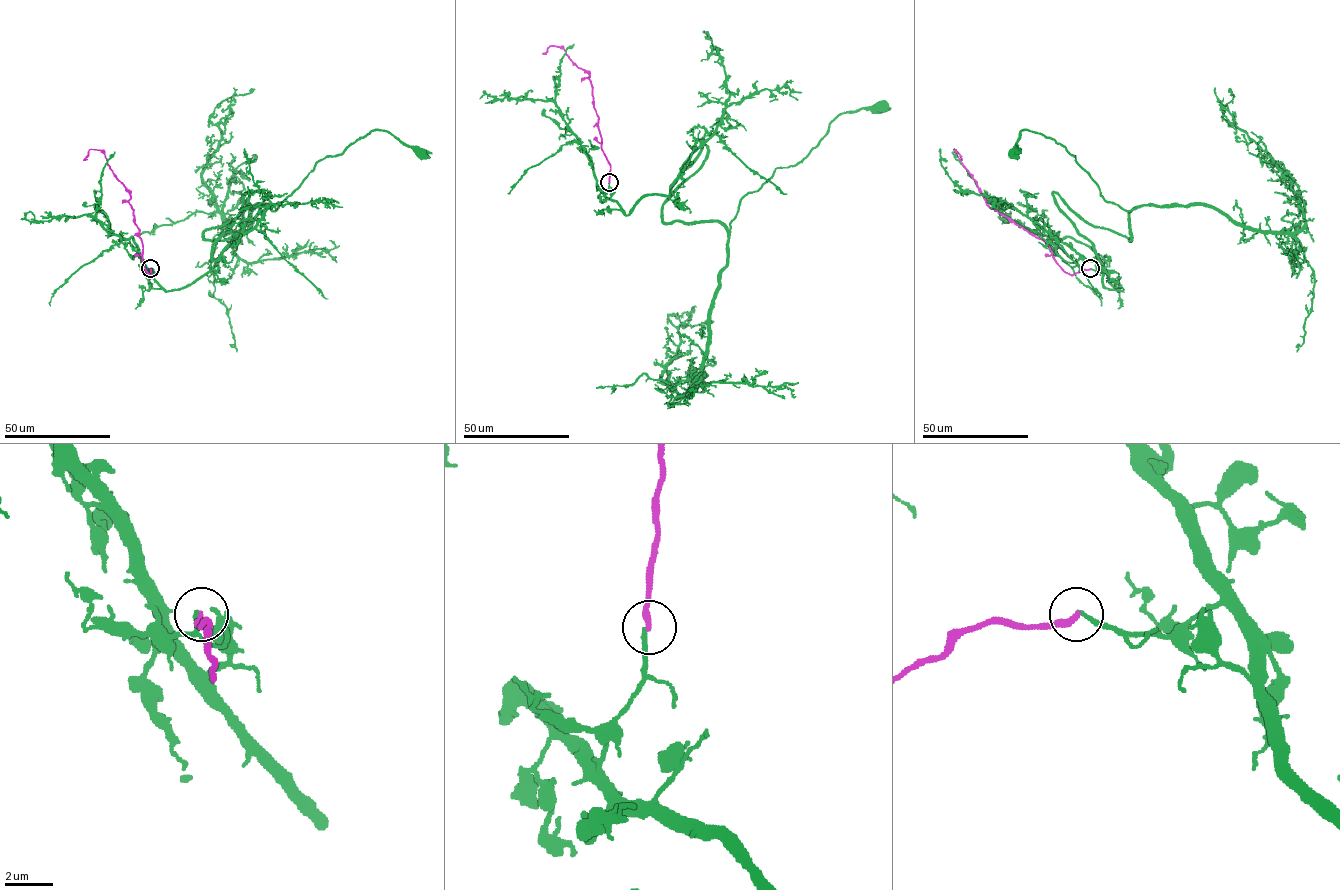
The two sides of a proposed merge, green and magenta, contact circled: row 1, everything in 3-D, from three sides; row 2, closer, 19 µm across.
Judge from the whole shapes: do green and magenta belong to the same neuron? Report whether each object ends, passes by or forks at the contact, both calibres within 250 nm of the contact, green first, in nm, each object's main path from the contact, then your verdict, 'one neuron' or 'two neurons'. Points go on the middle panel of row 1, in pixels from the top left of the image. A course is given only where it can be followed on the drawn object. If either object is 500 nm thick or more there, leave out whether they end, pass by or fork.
green ends | magenta ends | 180/280 nm | green via (609, 183), (626, 215), (668, 196), (706, 145), (662, 220), (729, 231), (740, 200), (839, 115), (880, 108) | magenta via (609, 183), (610, 166), (601, 149), (589, 75), (563, 48), (550, 46), (546, 54) | two neurons

